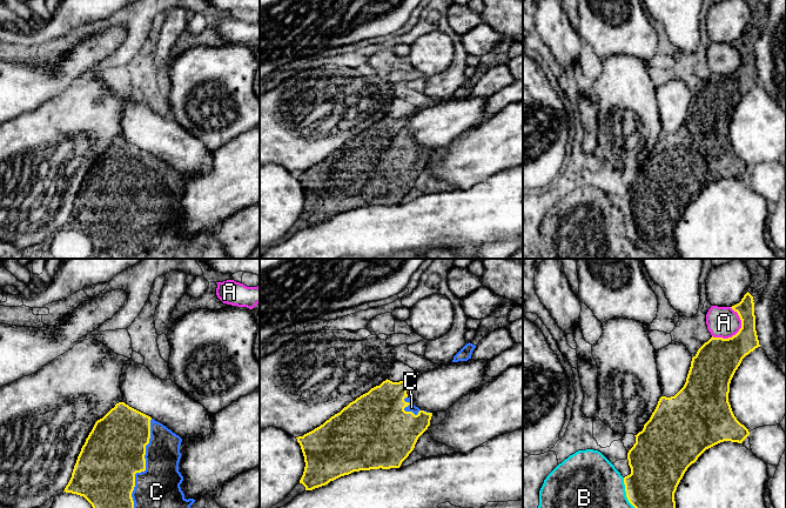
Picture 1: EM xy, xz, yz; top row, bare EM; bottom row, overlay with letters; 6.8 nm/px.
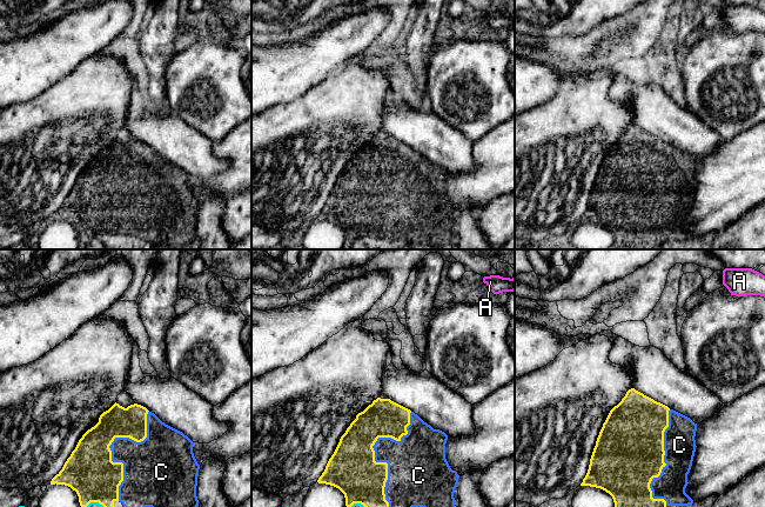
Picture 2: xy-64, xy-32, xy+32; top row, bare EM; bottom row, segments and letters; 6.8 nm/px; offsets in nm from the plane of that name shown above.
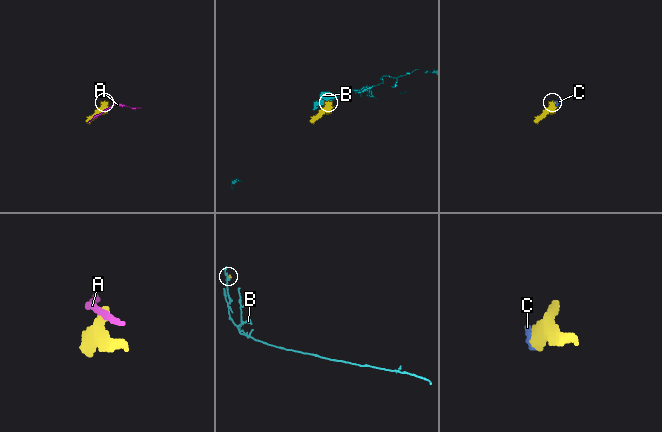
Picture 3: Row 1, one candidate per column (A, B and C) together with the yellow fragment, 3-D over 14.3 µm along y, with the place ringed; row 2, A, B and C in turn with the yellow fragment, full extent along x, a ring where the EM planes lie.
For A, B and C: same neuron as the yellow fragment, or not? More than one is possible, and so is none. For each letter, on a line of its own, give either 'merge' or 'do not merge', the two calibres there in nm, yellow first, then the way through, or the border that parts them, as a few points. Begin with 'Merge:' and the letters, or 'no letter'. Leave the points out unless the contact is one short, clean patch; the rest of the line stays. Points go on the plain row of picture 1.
Merge: C
A: do not merge; calibres 300 and 220 nm
B: do not merge; calibres 340 and 480 nm
C: merge; calibres 420 and 320 nm

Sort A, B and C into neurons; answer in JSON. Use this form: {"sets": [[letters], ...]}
{"sets": [["A"], ["B"], ["C"]]}

